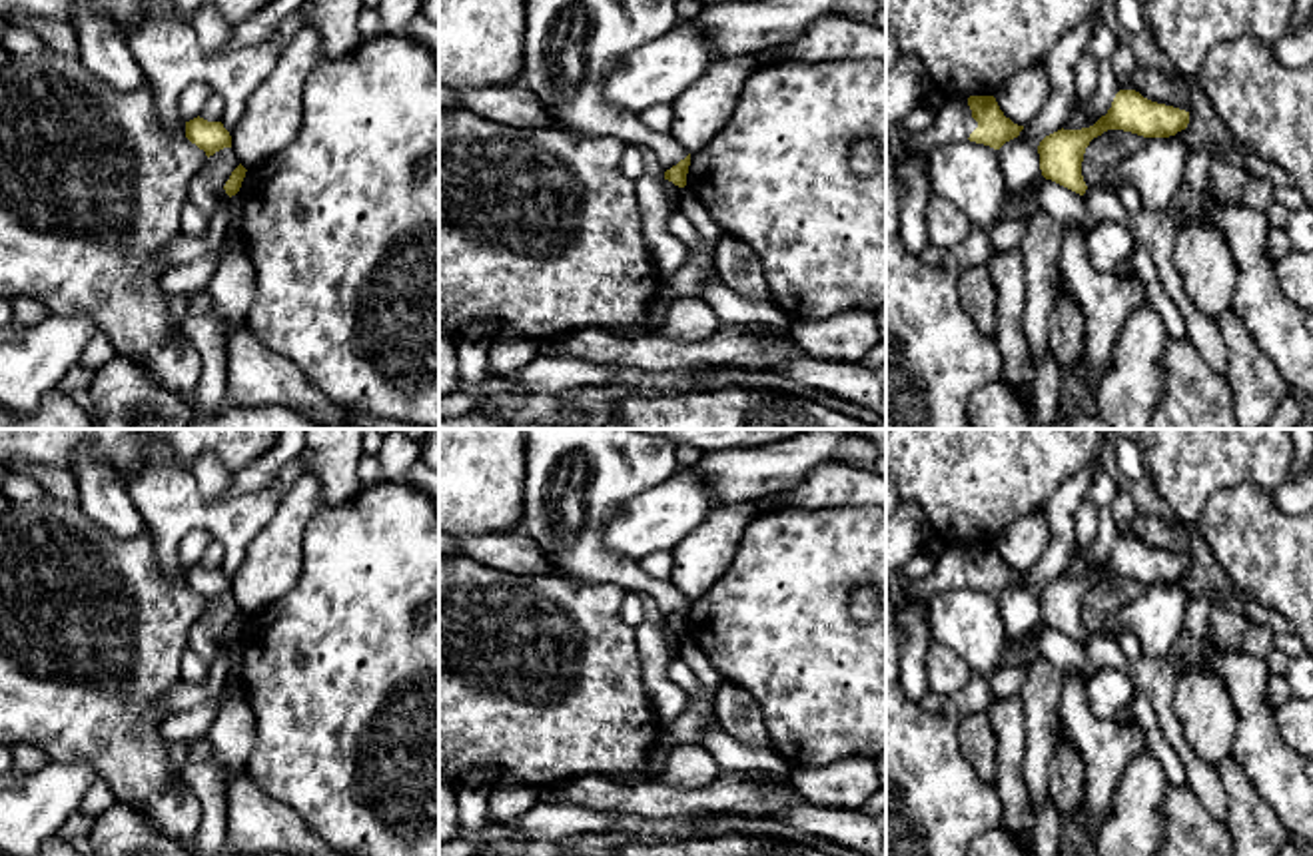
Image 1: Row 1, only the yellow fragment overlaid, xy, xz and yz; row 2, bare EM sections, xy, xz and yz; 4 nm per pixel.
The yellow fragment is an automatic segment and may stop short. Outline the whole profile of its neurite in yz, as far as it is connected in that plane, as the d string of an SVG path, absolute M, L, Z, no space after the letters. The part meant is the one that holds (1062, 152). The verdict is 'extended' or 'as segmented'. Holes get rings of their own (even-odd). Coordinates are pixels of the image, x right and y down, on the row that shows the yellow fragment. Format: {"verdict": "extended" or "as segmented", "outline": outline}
{"verdict": "as segmented", "outline": "M1119 90L1111 108L1094 126L1082 130L1058 130L1040 146L1040 170L1052 180L1080 196L1088 186L1082 176L1086 148L1107 130L1123 130L1143 138L1169 138L1185 130L1189 112L1151 102L1135 90Z"}

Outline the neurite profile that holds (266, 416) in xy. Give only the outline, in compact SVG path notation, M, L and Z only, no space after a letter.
M281 405L225 407L208 419L194 419L184 429L325 429L299 411Z

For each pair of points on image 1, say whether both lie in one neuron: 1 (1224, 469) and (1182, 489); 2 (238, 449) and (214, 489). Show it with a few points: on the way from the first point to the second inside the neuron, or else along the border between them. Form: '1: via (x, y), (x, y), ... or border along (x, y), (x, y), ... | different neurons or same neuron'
1: via (1214, 469), (1202, 469), (1192, 479) | same neuron
2: border along (190, 465), (202, 453), (212, 451), (232, 471) | different neurons

